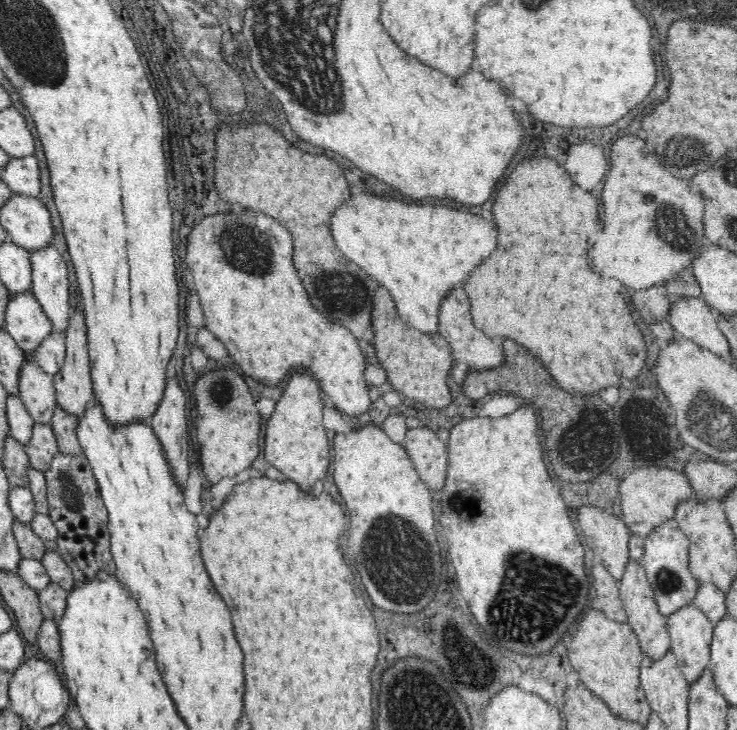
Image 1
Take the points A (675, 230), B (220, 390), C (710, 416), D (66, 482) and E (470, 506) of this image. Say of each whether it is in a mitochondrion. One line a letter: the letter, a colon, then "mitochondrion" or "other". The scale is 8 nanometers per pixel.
A: mitochondrion
B: mitochondrion
C: mitochondrion
D: mitochondrion
E: other

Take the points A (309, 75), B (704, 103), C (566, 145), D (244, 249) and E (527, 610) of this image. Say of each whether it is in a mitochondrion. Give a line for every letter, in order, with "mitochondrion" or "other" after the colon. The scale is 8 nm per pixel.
A: mitochondrion
B: other
C: other
D: mitochondrion
E: mitochondrion

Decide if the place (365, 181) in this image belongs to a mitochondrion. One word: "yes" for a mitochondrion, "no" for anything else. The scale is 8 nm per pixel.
no

